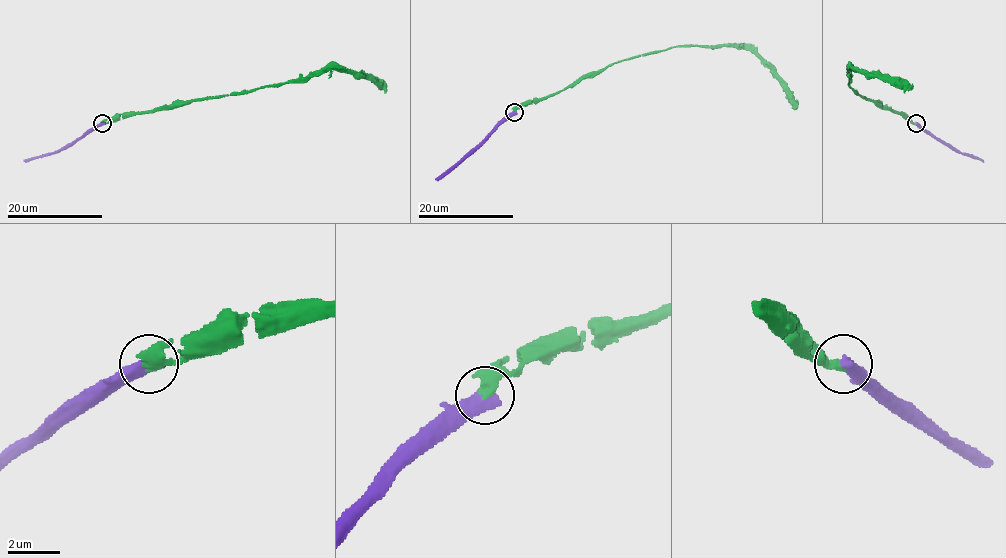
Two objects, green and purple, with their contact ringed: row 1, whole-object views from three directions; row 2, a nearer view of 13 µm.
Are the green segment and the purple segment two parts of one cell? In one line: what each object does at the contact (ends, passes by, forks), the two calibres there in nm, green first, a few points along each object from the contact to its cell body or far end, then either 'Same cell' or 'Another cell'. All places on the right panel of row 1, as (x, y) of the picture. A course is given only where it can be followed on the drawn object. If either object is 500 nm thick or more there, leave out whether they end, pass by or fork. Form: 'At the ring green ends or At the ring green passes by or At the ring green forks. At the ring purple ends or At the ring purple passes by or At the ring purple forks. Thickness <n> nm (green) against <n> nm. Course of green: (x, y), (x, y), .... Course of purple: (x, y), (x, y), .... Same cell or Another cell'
Thickness 300 nm (green) against 600 nm. Course of green: (916, 123), (859, 95), (849, 85), (849, 71), (874, 72), (914, 86). Course of purple: (916, 123), (953, 150), (983, 160). Another cell

